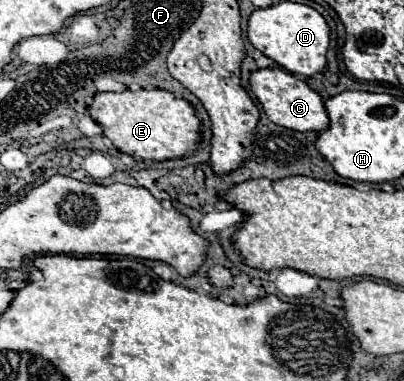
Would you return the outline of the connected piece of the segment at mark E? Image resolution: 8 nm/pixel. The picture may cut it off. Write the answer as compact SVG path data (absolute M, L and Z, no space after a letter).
M167 90L99 92L93 98L89 112L119 152L143 162L183 158L195 152L201 142L201 120L197 118L195 108Z

